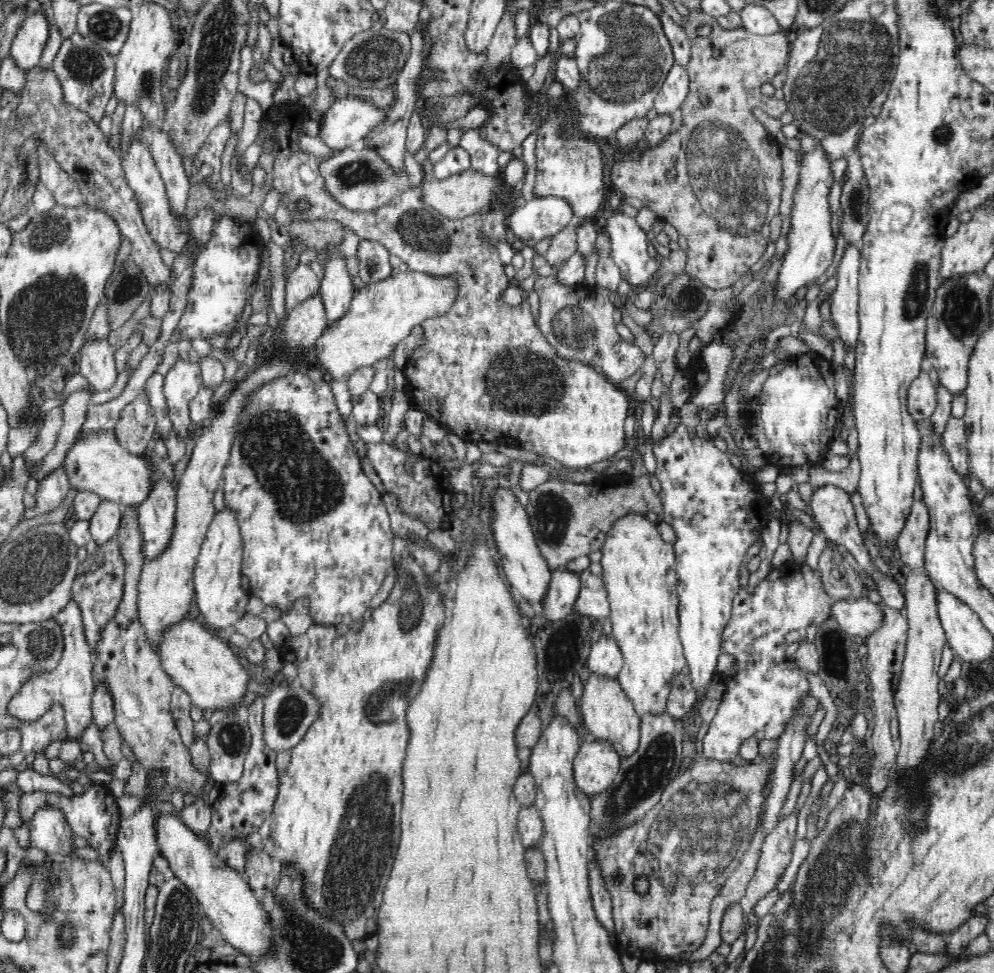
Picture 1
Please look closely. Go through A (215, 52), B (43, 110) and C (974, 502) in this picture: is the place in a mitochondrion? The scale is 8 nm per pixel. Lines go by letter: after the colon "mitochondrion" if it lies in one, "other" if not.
A: mitochondrion
B: mitochondrion
C: other

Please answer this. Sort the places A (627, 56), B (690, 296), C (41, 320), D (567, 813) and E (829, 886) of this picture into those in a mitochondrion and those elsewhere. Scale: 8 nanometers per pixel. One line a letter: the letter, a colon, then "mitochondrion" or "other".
A: mitochondrion
B: mitochondrion
C: mitochondrion
D: other
E: mitochondrion

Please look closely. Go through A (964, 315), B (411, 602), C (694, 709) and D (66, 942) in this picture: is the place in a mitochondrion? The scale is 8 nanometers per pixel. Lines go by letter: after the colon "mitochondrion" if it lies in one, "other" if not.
A: mitochondrion
B: mitochondrion
C: other
D: mitochondrion

